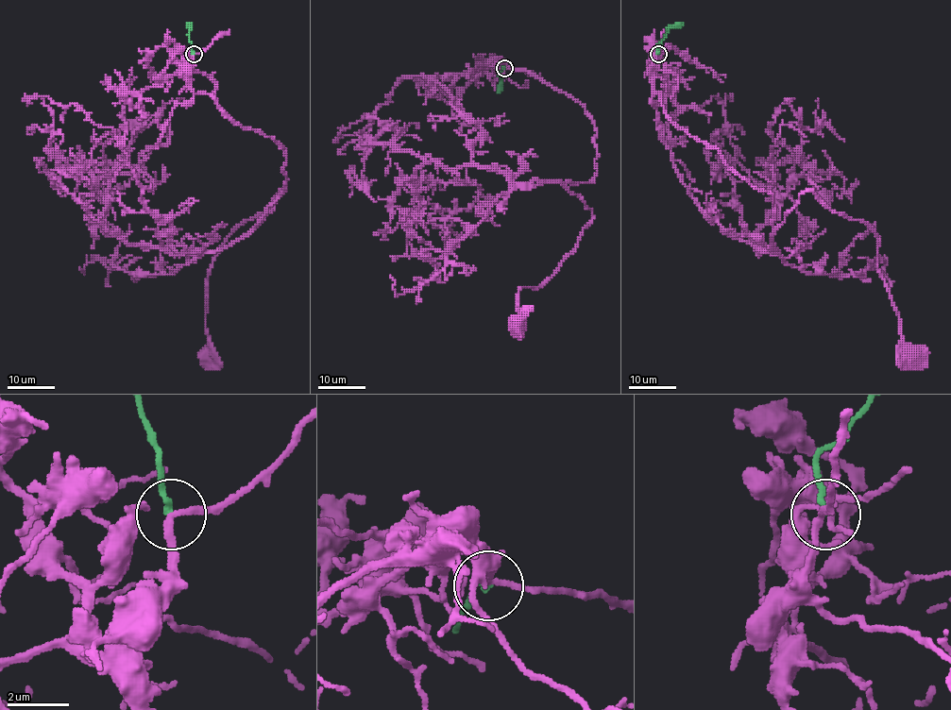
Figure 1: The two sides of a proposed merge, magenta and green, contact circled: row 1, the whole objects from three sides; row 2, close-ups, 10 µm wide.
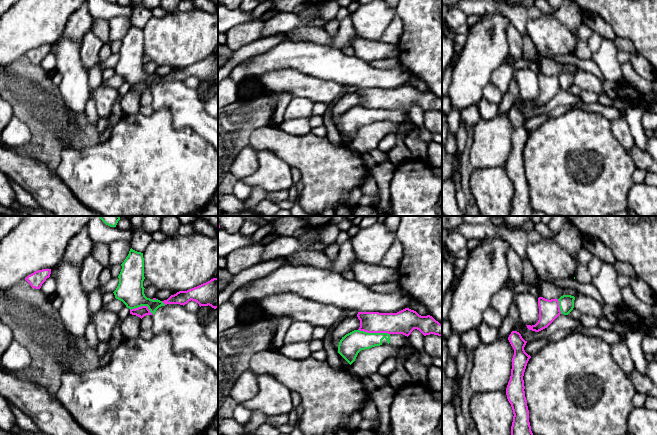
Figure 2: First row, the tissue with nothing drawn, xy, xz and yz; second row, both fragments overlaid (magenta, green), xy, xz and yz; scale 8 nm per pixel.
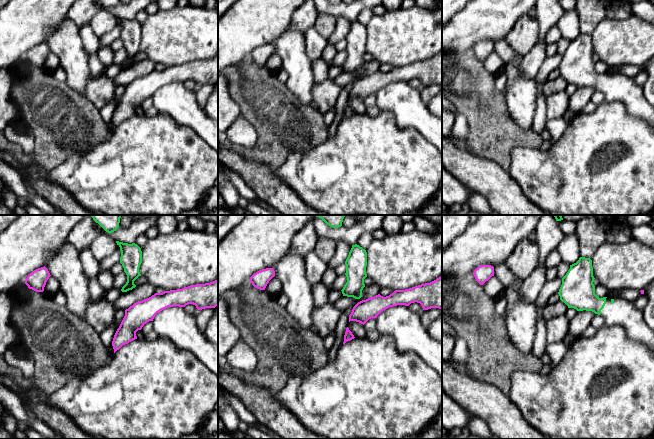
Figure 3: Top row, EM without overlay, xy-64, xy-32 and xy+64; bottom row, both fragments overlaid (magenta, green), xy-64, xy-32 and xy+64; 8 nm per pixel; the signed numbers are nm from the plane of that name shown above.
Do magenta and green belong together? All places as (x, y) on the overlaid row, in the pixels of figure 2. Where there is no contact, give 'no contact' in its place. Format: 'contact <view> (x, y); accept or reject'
contact xz (374, 332); reject

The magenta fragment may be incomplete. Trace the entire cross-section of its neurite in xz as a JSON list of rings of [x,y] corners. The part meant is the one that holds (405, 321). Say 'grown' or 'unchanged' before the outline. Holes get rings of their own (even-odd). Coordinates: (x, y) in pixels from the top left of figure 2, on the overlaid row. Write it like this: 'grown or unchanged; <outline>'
unchanged; [[[405,308],[397,313],[358,312],[360,327],[367,333],[403,334],[409,336],[414,329],[424,336],[442,336],[442,324],[432,316],[421,316],[416,311]]]

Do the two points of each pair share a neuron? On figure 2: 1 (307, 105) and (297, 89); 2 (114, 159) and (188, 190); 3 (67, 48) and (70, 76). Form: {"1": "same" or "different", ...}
{"1": "different", "2": "same", "3": "same"}

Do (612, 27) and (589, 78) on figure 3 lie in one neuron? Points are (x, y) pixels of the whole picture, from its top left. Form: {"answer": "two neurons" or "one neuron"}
{"answer": "two neurons"}

